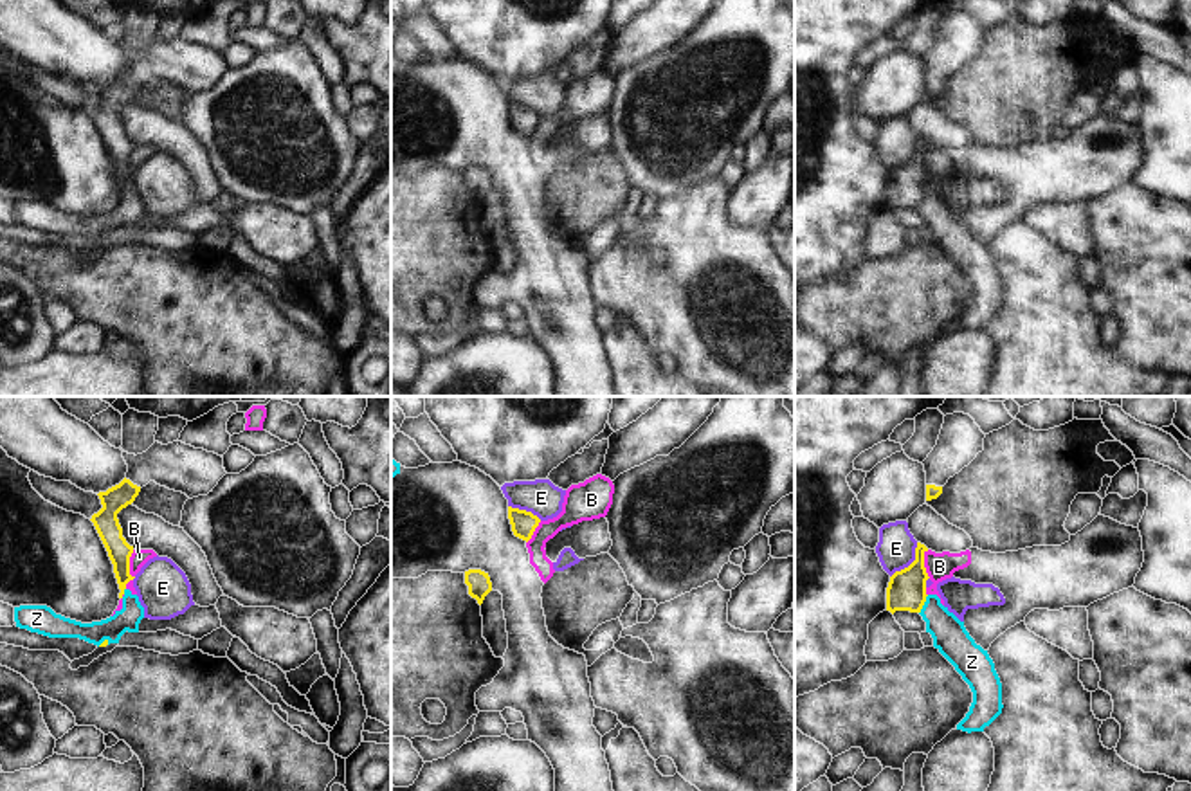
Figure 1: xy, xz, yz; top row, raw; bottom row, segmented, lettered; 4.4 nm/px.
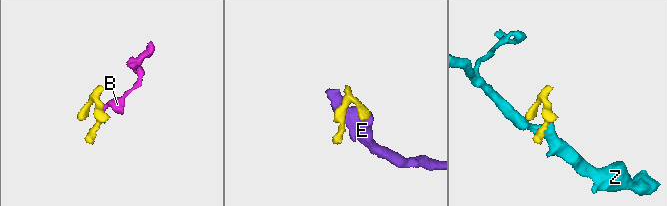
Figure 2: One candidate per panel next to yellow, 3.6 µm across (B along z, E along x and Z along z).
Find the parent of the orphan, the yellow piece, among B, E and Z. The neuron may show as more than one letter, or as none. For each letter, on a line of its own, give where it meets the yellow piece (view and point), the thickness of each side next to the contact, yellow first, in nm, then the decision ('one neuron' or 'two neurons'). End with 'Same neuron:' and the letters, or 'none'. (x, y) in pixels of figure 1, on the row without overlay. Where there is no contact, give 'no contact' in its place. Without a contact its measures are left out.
B: xy (128, 166) | 110/80 nm | two neurons
E: yz (912, 159) | 180/170 nm | two neurons
Z: yz (923, 200) | 180/160 nm | two neurons
Same neuron: none

